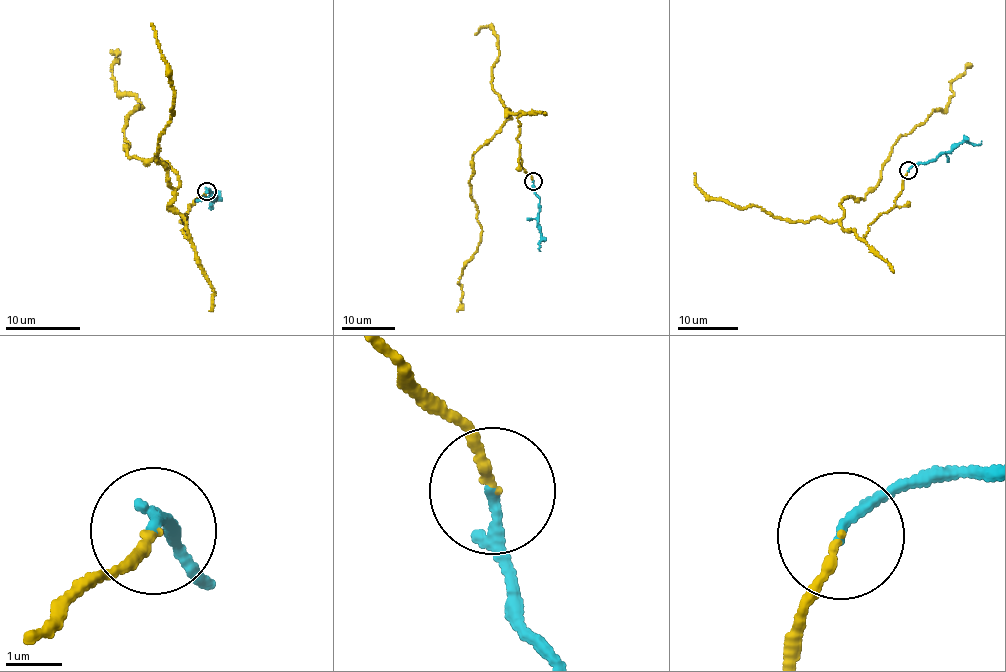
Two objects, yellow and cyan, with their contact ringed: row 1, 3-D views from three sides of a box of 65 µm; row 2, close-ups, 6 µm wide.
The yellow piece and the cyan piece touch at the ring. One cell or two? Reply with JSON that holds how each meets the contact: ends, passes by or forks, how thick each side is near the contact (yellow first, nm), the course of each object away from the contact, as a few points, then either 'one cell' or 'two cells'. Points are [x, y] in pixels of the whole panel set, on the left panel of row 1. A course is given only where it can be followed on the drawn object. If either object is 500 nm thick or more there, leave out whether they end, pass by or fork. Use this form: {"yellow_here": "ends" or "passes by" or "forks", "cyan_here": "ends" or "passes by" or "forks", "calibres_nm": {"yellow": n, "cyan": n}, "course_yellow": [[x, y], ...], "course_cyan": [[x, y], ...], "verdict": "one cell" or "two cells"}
{"yellow_here": "ends", "cyan_here": "ends", "calibres_nm": {"yellow": 160, "cyan": 160}, "course_yellow": [[207, 191], [183, 217], [188, 238], [176, 171], [128, 156], [124, 125], [142, 108], [117, 92], [110, 50]], "course_cyan": [[207, 191], [214, 200], [213, 196], [216, 197], [212, 206]], "verdict": "one cell"}

